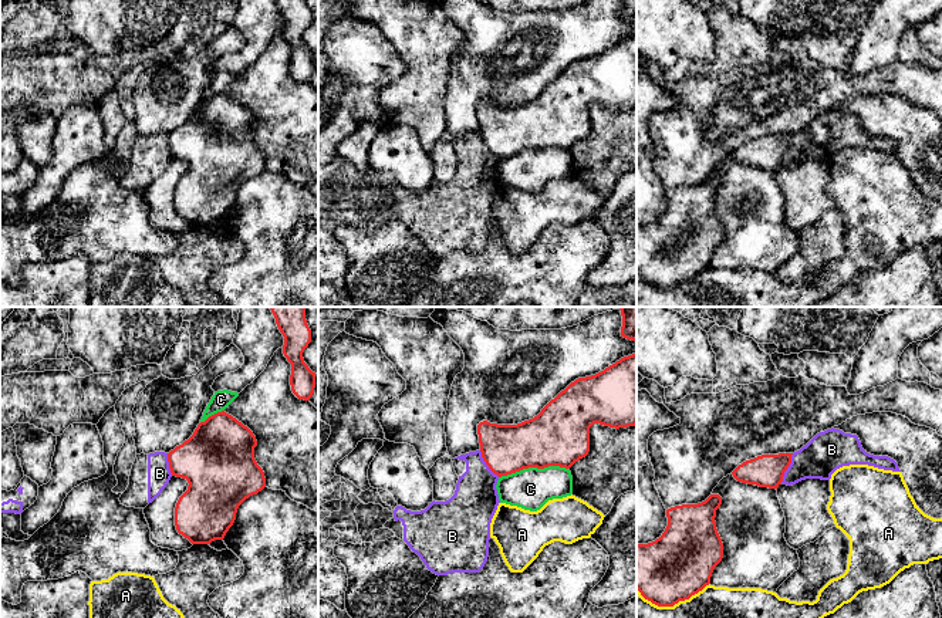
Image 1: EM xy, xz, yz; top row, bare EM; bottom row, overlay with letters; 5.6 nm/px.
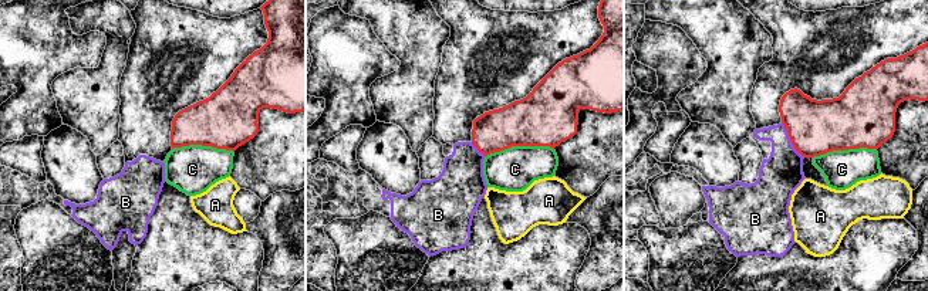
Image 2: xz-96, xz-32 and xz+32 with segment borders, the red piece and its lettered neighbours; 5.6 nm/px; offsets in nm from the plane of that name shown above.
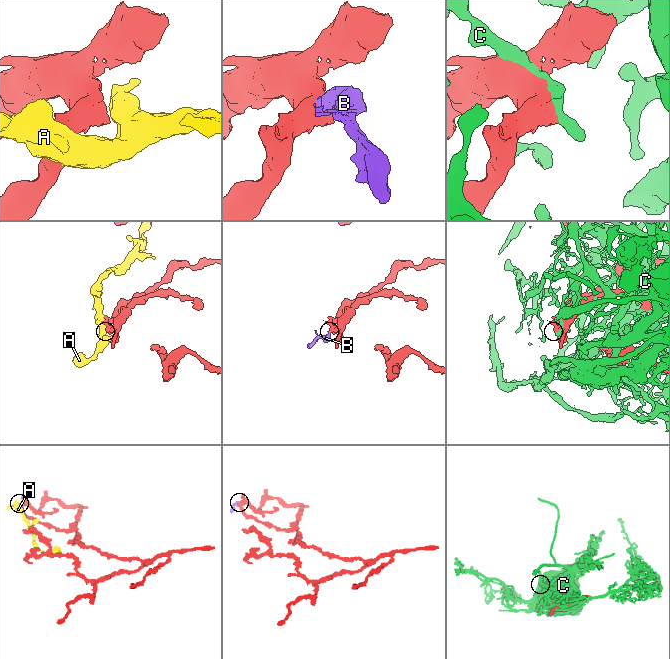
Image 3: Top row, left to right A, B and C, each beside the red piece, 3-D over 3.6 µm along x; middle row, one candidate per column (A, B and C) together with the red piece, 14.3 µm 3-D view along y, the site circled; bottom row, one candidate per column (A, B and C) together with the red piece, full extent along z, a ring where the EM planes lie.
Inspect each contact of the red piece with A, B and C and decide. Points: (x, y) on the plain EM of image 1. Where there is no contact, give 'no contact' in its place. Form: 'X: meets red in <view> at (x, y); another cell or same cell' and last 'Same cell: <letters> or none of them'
A: meets red in yz at (672, 287); another cell
B: meets red in yz at (787, 148); another cell
C: meets red in xz at (533, 148); another cell
Same cell: none of them

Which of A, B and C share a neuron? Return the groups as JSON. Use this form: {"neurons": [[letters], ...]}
{"neurons": [["A"], ["B"], ["C"]]}

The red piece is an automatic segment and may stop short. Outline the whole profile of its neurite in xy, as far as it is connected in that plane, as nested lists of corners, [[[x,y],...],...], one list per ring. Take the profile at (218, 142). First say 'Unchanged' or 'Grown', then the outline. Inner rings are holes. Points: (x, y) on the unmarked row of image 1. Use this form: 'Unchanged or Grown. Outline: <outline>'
Unchanged. Outline: [[[224,92],[200,104],[193,116],[168,135],[172,158],[186,161],[188,172],[175,189],[175,207],[192,226],[223,222],[236,202],[239,188],[266,169],[263,151],[254,141],[253,114]]]

